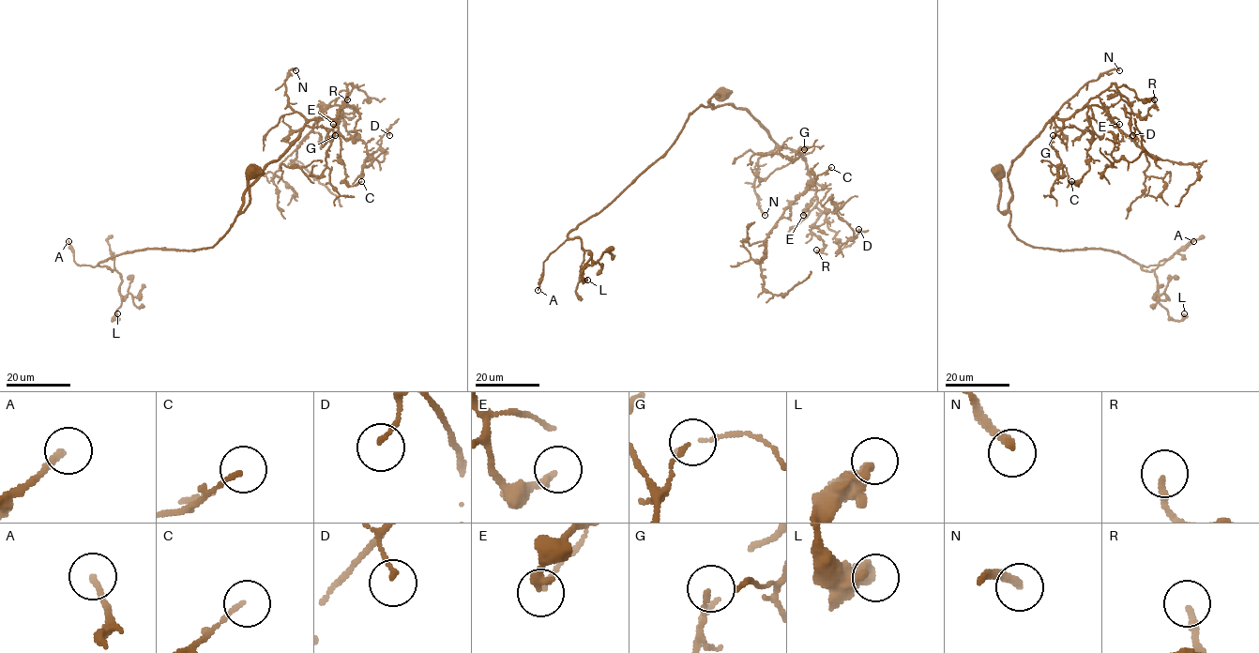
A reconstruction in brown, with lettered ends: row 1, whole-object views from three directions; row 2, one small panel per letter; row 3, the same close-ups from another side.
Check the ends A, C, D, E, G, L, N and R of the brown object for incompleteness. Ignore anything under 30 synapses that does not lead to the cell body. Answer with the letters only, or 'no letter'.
N

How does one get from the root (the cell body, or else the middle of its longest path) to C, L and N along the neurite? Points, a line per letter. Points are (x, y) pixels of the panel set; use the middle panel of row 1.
C: (721, 92), (709, 99), (714, 108), (745, 109), (777, 144), (805, 160), (808, 189), (831, 167)
L: (721, 92), (689, 116), (662, 155), (568, 233), (591, 253), (582, 272), (587, 280)
N: (721, 92), (709, 99), (714, 108), (745, 109), (775, 144), (756, 172), (754, 191), (765, 215)

